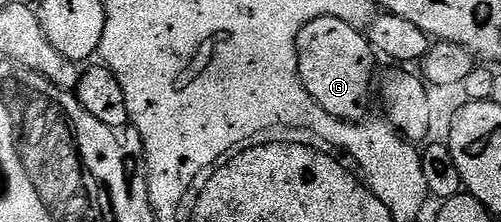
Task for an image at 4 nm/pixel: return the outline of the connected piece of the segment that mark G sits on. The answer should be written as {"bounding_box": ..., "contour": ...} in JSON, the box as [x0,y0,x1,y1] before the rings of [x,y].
{"bounding_box":[297,18,377,122],"contour":[[[318,18],[305,28],[297,36],[297,60],[299,61],[299,75],[301,84],[305,84],[305,92],[329,112],[329,116],[337,116],[346,122],[358,122],[364,117],[367,110],[367,97],[372,97],[371,77],[375,74],[375,61],[377,55],[367,43],[366,33],[362,29],[350,26],[341,19]]]}

